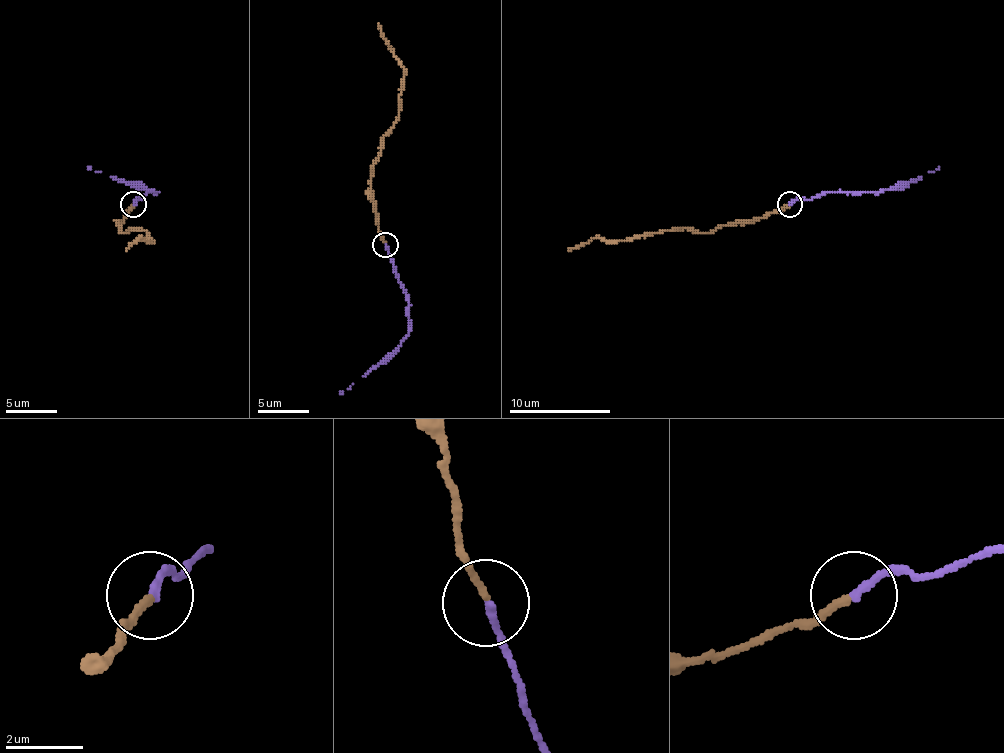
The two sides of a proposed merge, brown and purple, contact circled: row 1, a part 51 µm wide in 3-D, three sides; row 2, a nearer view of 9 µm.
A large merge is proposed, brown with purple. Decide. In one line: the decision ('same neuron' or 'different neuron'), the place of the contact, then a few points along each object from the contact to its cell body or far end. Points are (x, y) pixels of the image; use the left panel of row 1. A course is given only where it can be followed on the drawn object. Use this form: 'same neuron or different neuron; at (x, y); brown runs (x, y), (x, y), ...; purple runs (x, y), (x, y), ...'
same neuron; at (133, 204); brown runs (134, 205), (118, 228), (124, 233), (131, 228), (146, 233), (151, 240), (141, 238), (126, 250); purple runs (134, 205), (157, 192), (126, 184), (88, 167)

